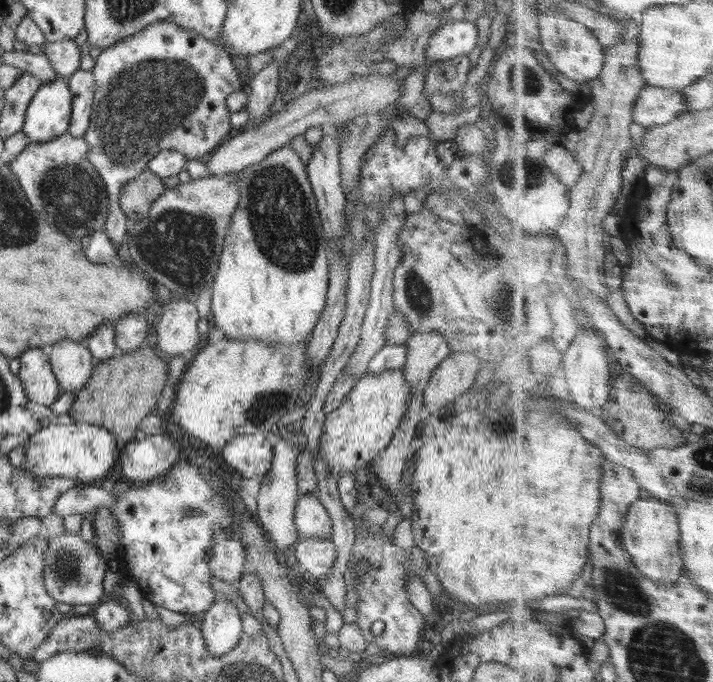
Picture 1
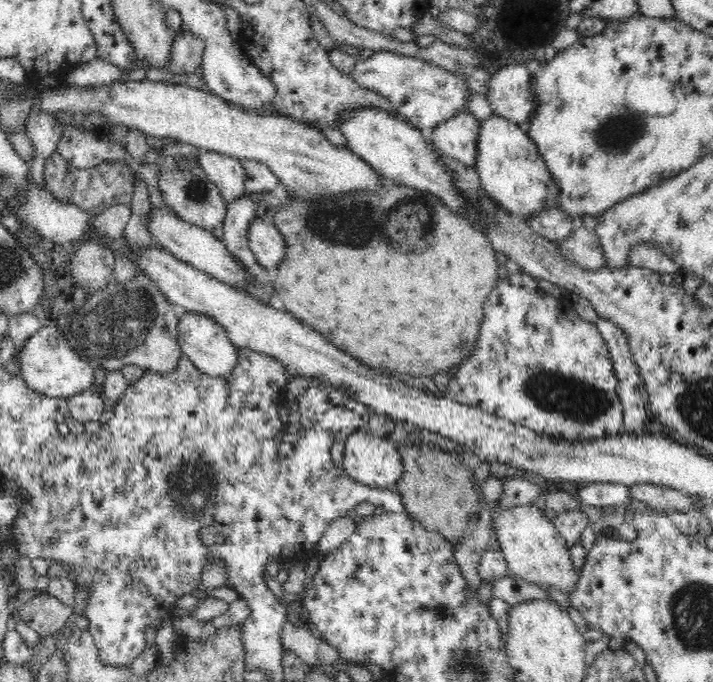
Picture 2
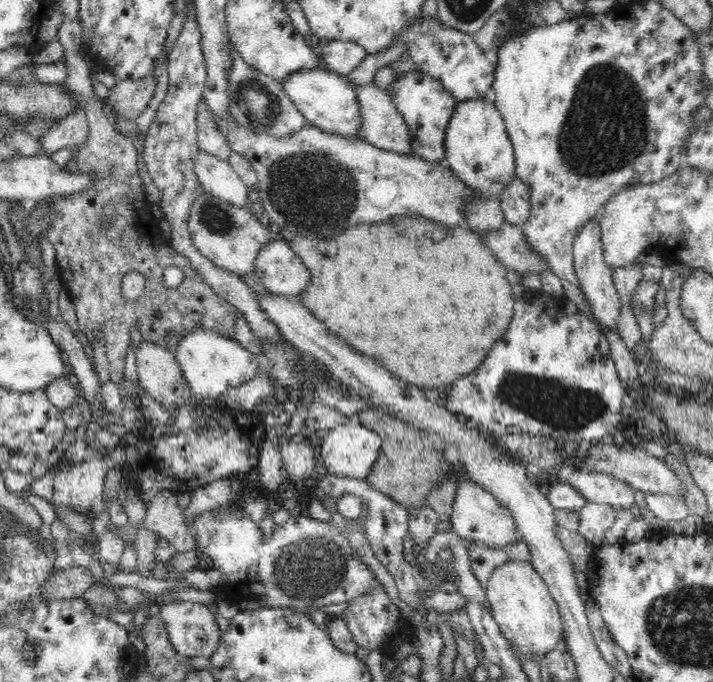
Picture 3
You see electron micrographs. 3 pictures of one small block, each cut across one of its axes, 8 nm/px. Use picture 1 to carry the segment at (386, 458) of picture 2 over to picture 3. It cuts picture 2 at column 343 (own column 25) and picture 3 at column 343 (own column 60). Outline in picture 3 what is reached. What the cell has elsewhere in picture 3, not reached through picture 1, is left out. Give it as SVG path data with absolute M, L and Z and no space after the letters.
M360 422L334 426L320 441L320 452L327 472L339 477L364 479L379 455L381 438Z

